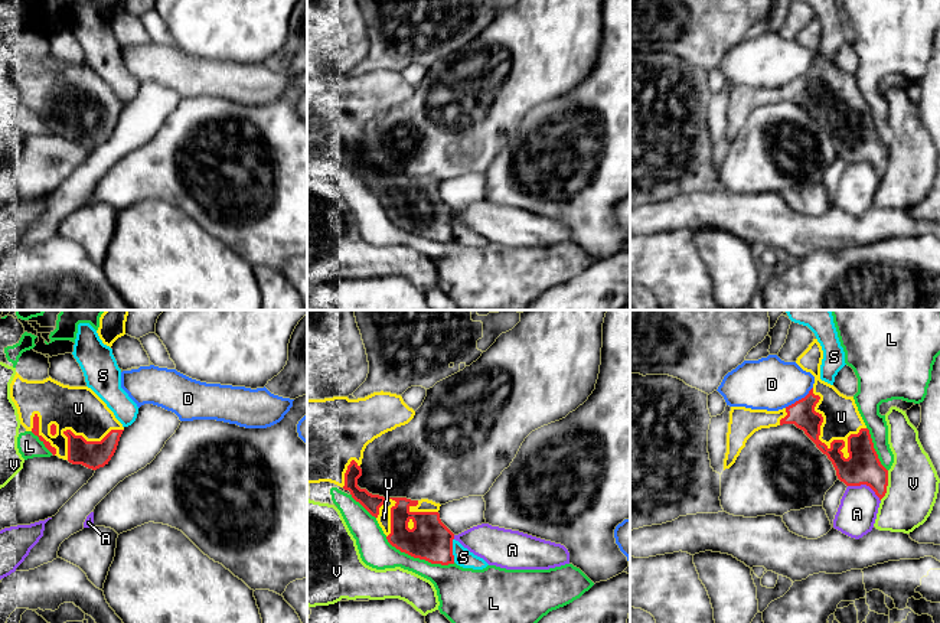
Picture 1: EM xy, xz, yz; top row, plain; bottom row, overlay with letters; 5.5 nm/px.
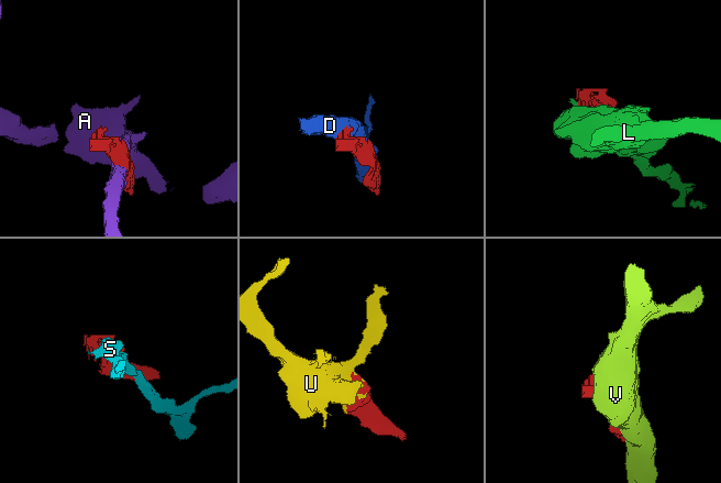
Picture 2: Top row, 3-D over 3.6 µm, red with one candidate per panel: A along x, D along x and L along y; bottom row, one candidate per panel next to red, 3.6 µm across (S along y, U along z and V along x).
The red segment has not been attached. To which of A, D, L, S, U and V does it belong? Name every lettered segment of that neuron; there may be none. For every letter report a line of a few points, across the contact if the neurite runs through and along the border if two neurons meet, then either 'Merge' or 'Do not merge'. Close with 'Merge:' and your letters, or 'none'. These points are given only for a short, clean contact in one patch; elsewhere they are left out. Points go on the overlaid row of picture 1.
A: Do not merge
D: Line: yz (812, 387), (803, 397), (785, 407). Do not merge
L: Do not merge
S: Do not merge
U: Merge
V: Do not merge
Merge: U

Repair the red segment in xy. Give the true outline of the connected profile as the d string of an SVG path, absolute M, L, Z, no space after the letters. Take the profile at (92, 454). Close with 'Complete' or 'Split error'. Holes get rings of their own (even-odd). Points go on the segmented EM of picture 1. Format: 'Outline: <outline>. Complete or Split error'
Outline: M16 372L10 398L20 424L53 456L92 470L114 456L124 427L91 388L63 385L50 376L27 381Z. Split error

